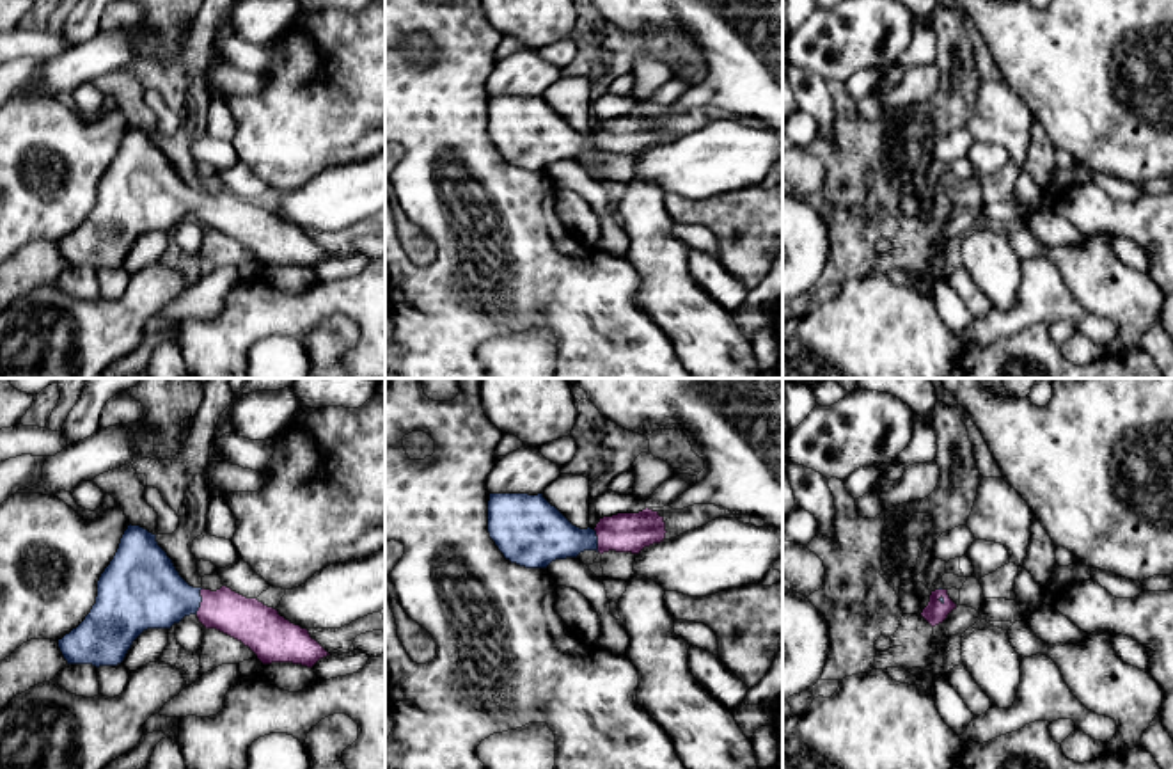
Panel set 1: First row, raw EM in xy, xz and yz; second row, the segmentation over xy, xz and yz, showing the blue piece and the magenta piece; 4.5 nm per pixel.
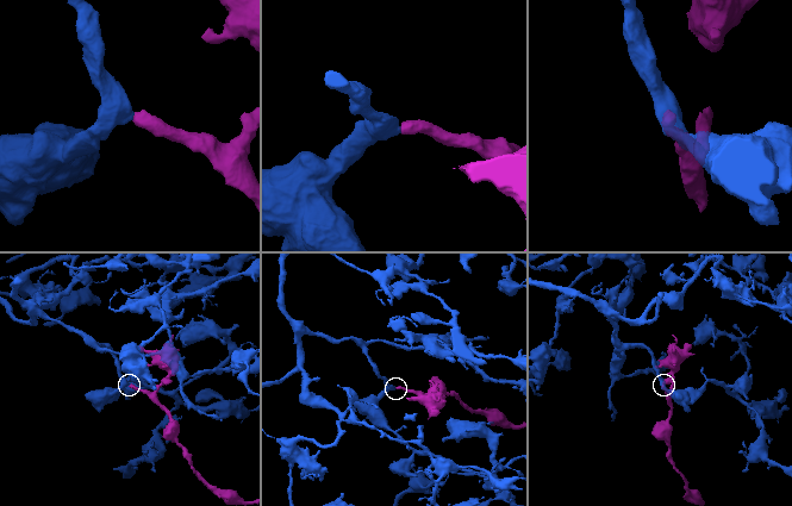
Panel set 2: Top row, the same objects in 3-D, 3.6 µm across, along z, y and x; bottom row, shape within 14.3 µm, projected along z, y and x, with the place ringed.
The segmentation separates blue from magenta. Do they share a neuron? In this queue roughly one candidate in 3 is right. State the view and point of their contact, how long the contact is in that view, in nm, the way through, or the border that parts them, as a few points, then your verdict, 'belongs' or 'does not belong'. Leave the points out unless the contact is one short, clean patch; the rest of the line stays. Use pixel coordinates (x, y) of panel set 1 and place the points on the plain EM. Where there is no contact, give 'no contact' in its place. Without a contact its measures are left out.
contact xy (201, 203); length 120 nm; way xy (148, 194), (165, 201), (201, 203), (247, 222); belongs

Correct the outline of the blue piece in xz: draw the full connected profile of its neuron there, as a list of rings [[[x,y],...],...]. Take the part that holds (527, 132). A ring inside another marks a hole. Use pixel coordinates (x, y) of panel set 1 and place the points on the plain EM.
[[[490,96],[488,135],[506,162],[525,170],[547,170],[584,153],[632,155],[660,146],[665,124],[649,110],[603,119],[594,131],[573,128],[543,96]]]

